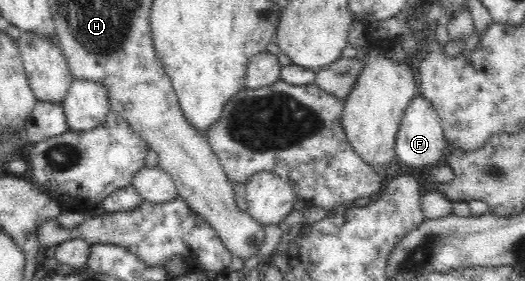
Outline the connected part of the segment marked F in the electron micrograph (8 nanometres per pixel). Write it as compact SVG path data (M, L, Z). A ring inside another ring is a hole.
M416 94L409 102L401 121L395 141L396 162L422 168L423 166L435 166L445 162L448 144L444 137L444 130L439 116L434 107L422 97Z

